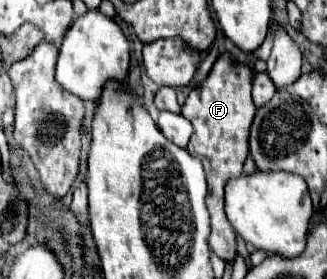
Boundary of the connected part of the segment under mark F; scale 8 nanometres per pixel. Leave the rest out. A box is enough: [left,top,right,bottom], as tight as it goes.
[182,55,256,261]

